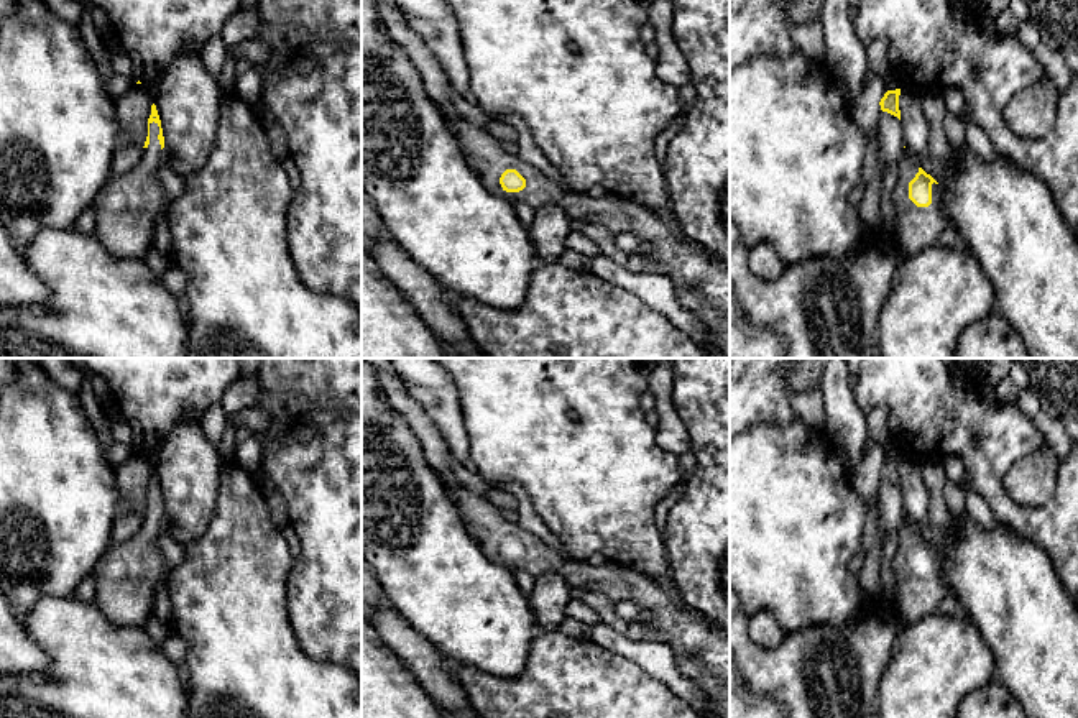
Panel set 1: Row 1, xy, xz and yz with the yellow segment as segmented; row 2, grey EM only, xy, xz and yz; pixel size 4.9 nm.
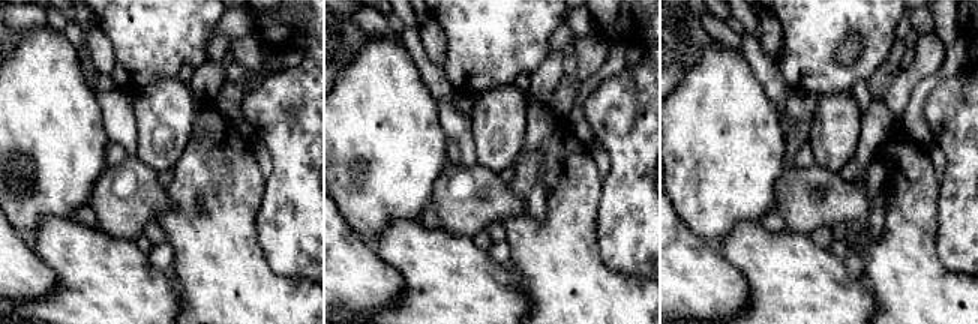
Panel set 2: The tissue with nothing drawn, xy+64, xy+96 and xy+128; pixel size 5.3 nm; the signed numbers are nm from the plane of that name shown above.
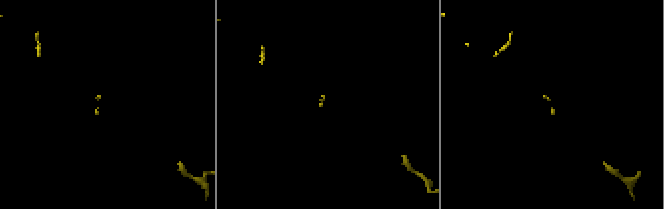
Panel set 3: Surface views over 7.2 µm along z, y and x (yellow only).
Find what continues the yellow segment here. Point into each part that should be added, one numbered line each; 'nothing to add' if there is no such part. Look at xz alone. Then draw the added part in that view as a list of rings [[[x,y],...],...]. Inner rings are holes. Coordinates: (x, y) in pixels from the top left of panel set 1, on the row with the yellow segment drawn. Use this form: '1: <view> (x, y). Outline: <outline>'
1: xz (702, 281). Outline: [[[445,115],[447,130],[455,136],[460,151],[475,174],[481,179],[485,187],[495,196],[509,199],[511,202],[523,200],[534,210],[544,205],[560,207],[570,220],[582,220],[583,223],[598,223],[606,227],[611,233],[631,232],[639,238],[639,245],[646,245],[647,251],[643,255],[646,263],[654,263],[667,271],[667,276],[675,286],[675,296],[682,307],[700,317],[705,327],[698,347],[708,352],[713,358],[730,358],[730,263],[710,255],[702,245],[693,243],[684,237],[675,237],[666,223],[647,207],[639,205],[629,199],[606,194],[595,199],[587,192],[564,191],[559,184],[549,179],[534,166],[524,163],[518,154],[509,154],[503,150],[503,141],[493,136],[463,117],[452,120]],[[506,169],[516,169],[524,179],[526,187],[519,192],[506,192],[500,177]]]

